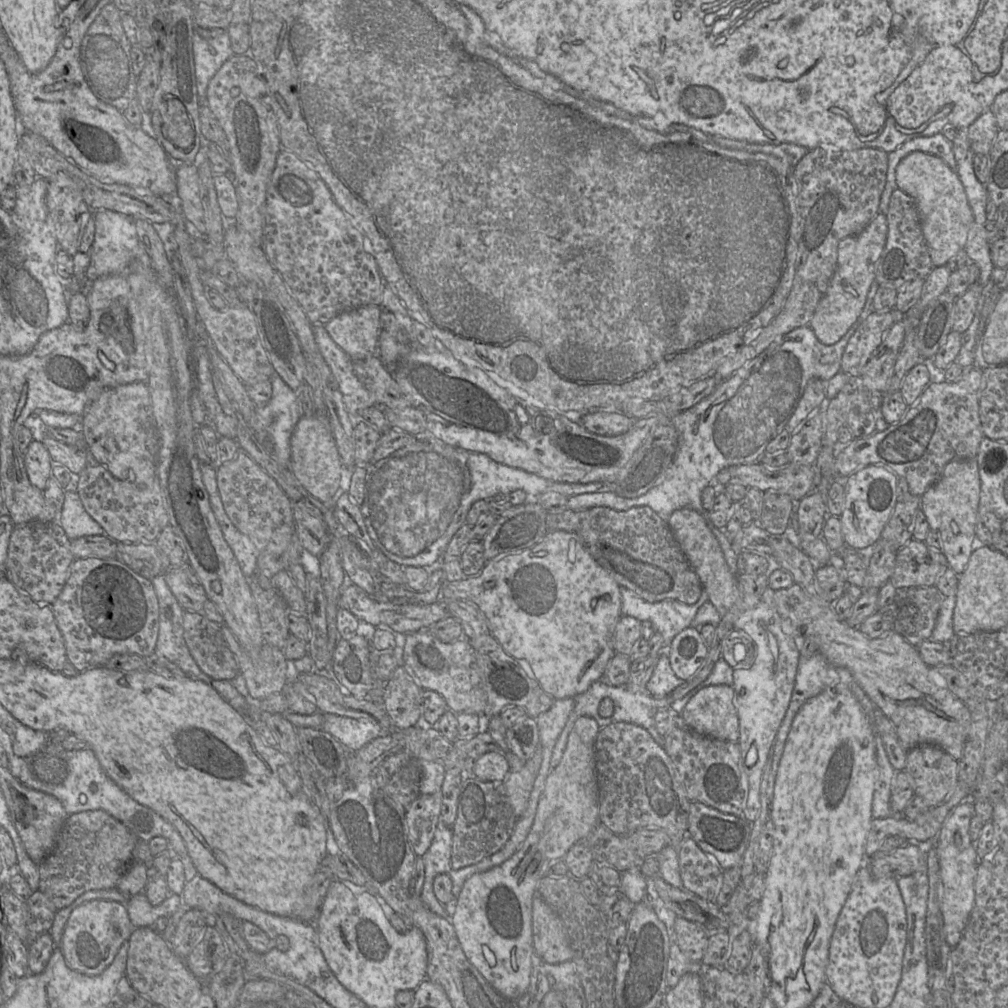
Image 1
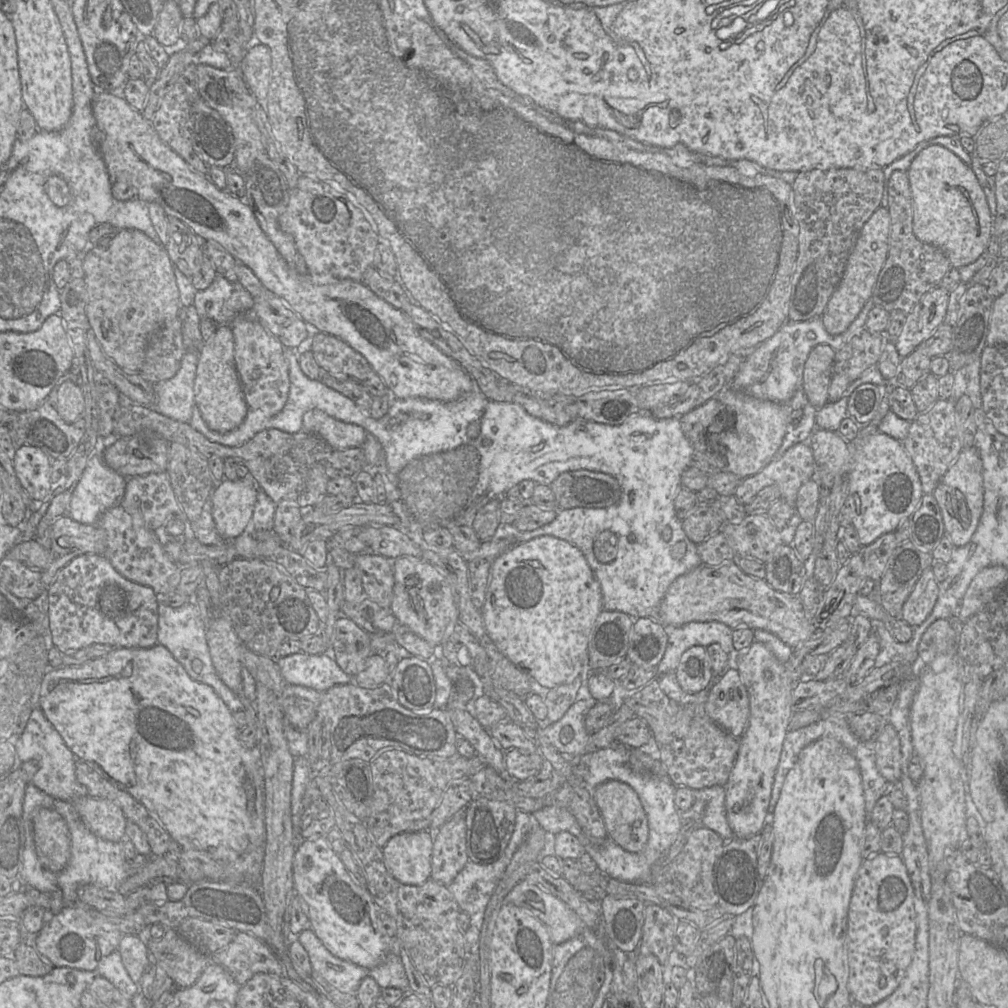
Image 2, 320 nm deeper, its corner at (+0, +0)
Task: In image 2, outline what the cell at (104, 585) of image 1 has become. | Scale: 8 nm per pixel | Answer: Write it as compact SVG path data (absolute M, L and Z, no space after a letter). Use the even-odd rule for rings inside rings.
M83 554L78 556L58 573L54 583L48 589L48 619L54 647L56 647L62 654L88 648L94 644L107 644L114 648L153 647L158 643L159 604L161 600L162 598L155 593L153 588L135 583L122 576L105 556L100 554Z

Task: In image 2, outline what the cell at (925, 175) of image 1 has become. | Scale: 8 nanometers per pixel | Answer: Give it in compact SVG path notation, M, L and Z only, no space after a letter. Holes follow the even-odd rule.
M929 145L913 159L907 171L912 192L913 234L940 249L953 268L974 262L992 236L992 216L976 175L957 155L941 145Z

